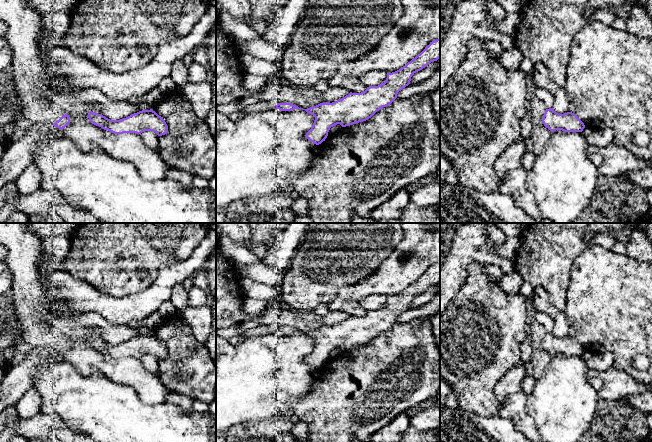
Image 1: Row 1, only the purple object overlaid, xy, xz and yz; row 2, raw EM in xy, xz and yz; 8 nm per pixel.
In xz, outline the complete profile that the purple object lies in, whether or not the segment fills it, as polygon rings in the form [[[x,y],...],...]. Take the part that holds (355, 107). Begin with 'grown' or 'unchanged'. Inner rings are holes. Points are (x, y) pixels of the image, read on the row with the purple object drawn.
grown; [[[437,39],[437,40],[430,42],[430,44],[428,46],[426,46],[425,49],[420,54],[418,54],[414,59],[412,59],[410,62],[408,62],[401,69],[399,69],[395,72],[392,72],[392,73],[387,73],[387,78],[384,83],[382,83],[378,86],[369,86],[369,87],[367,87],[367,89],[364,92],[361,92],[361,93],[350,92],[348,95],[346,95],[342,99],[337,100],[335,102],[320,103],[316,106],[313,106],[313,107],[310,107],[307,109],[299,108],[298,106],[293,105],[291,103],[269,102],[269,104],[271,106],[271,110],[279,109],[282,111],[291,111],[294,109],[302,109],[302,110],[305,110],[306,112],[310,113],[311,115],[313,115],[315,117],[315,120],[314,120],[314,123],[313,123],[311,129],[306,133],[306,138],[309,141],[313,142],[314,144],[319,145],[323,141],[325,141],[331,127],[333,127],[337,124],[340,124],[342,127],[346,127],[346,126],[350,126],[350,125],[353,125],[353,124],[356,124],[359,122],[366,121],[369,118],[371,118],[381,108],[389,106],[397,98],[398,92],[410,84],[411,77],[414,73],[422,70],[431,62],[437,61],[439,58],[440,58],[440,39]]]

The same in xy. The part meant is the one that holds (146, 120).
unchanged; [[[151,109],[139,111],[120,120],[110,120],[102,114],[92,111],[86,117],[92,124],[114,134],[141,134],[144,131],[153,131],[158,136],[162,136],[168,133],[165,120]]]

